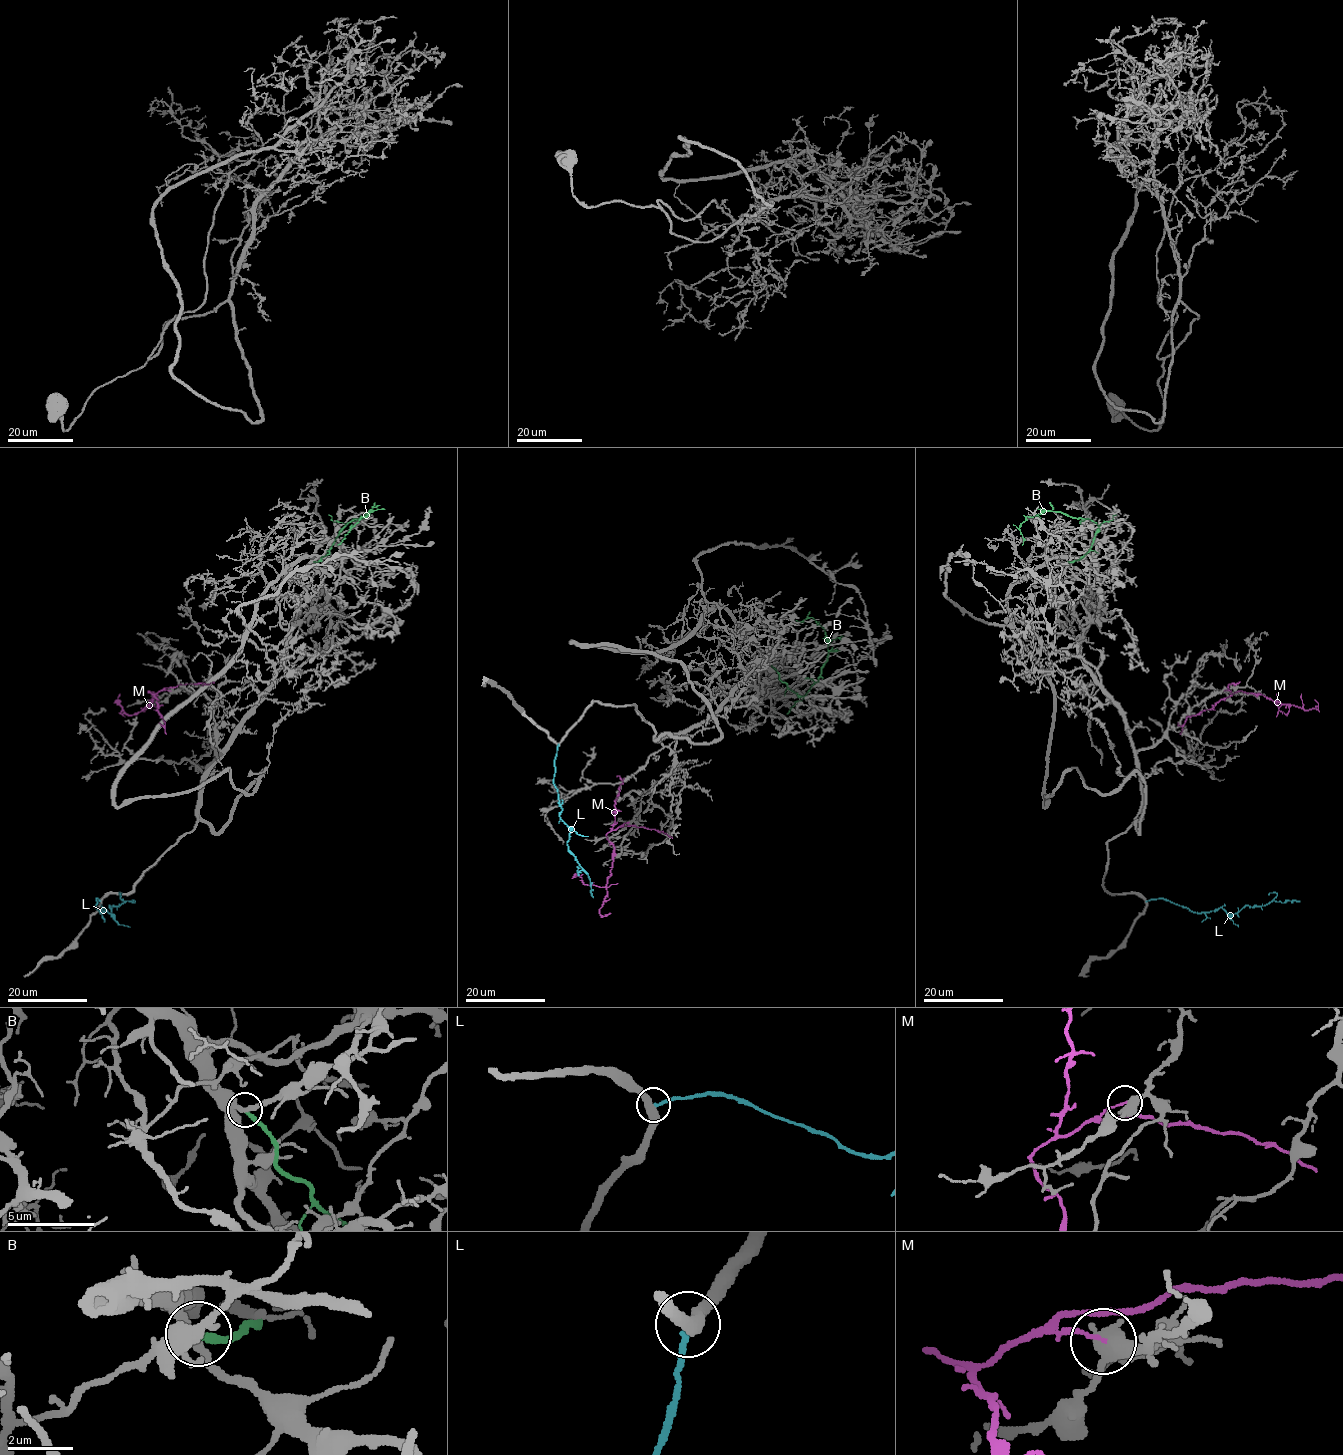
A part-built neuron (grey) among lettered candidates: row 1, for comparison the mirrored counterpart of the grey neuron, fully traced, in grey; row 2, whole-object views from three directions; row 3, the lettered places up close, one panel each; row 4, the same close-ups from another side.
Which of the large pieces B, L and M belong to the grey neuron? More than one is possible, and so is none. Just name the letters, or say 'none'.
none

